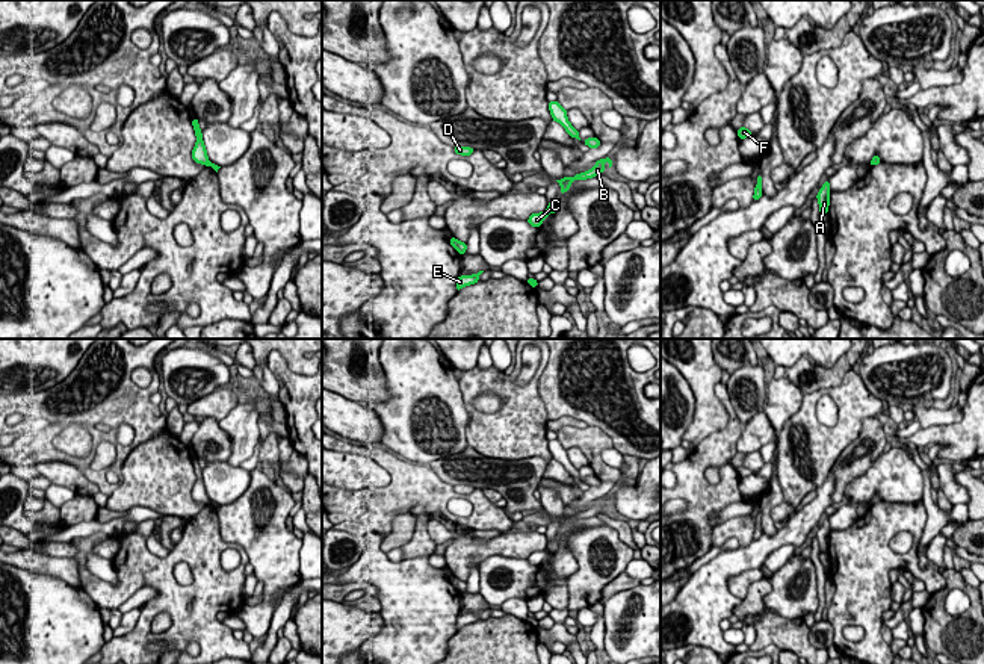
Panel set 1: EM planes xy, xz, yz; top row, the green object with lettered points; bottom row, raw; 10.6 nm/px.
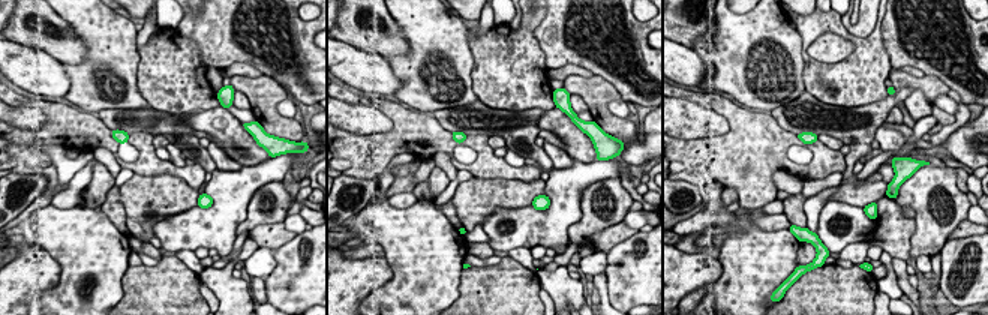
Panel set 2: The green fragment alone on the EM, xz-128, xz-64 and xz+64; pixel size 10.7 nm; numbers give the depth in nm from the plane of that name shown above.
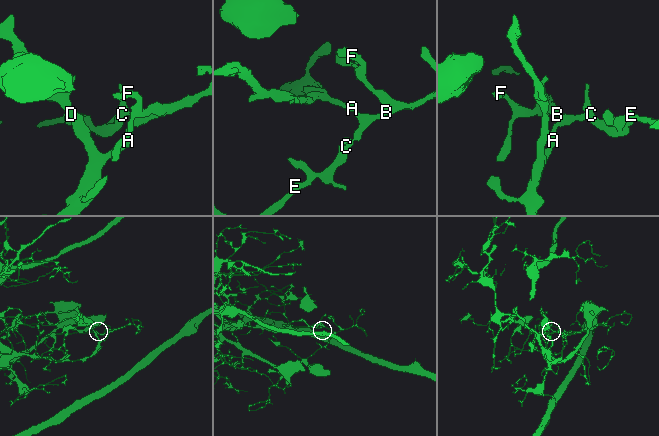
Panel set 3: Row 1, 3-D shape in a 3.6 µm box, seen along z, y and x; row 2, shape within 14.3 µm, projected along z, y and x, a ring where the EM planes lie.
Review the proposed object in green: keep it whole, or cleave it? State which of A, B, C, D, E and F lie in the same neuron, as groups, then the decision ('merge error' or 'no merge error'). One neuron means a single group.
groups A B D F / C E; merge error

